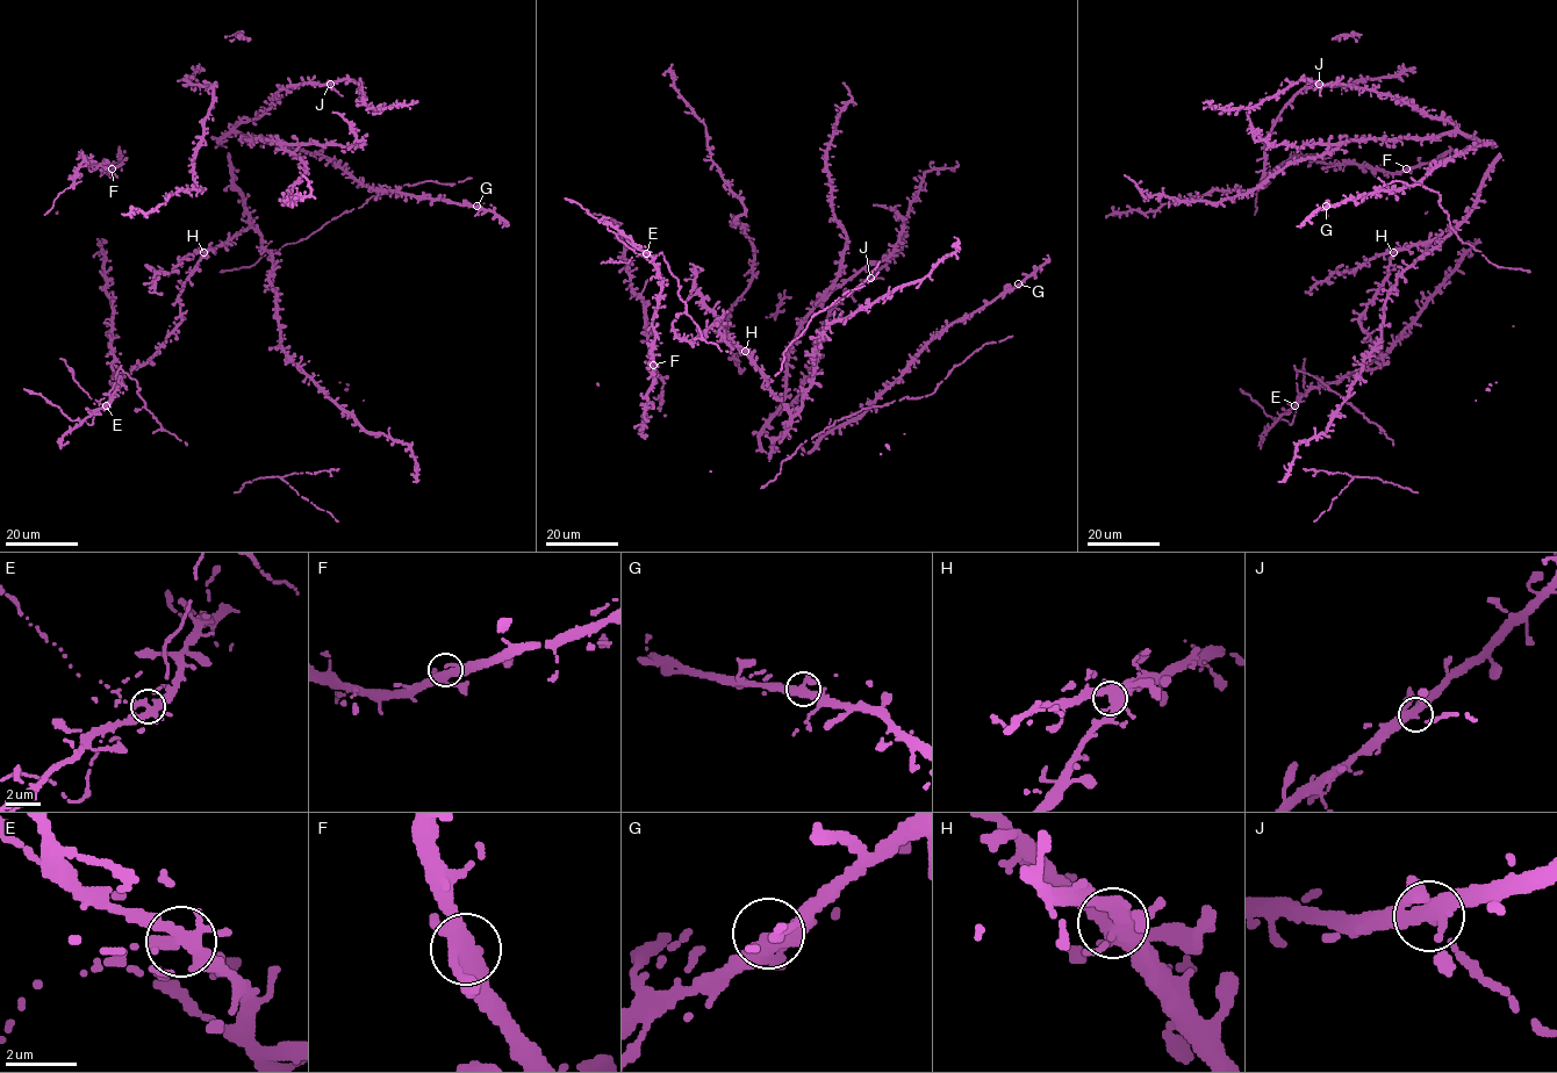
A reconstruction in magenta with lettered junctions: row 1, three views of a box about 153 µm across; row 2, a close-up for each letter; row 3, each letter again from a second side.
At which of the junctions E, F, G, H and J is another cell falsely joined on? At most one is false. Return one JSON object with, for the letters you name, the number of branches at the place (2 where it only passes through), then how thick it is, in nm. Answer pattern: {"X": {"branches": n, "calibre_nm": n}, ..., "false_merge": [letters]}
{"E": {"branches": 7, "calibre_nm": 340}, "false_merge": ["E"]}

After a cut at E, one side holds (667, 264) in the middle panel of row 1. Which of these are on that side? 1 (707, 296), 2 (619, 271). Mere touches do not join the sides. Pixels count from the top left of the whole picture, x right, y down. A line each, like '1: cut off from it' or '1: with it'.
1: cut off from it
2: cut off from it

